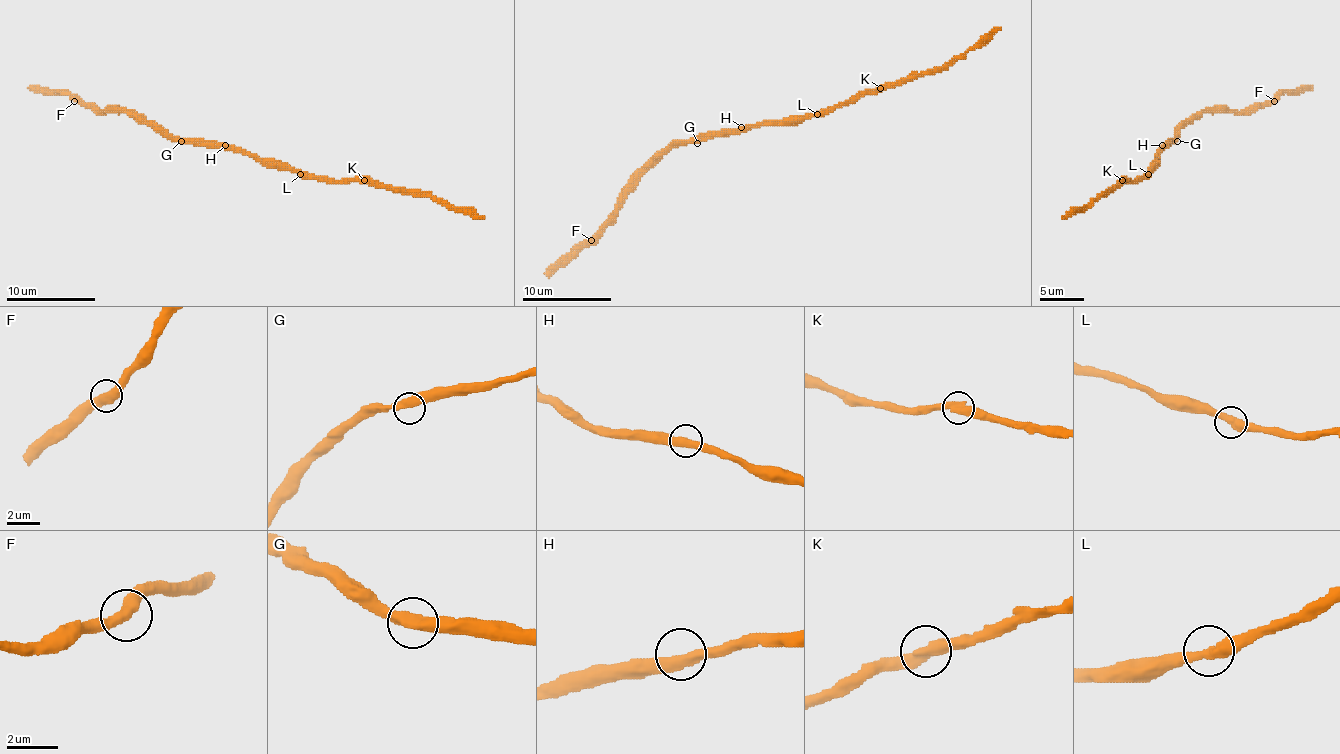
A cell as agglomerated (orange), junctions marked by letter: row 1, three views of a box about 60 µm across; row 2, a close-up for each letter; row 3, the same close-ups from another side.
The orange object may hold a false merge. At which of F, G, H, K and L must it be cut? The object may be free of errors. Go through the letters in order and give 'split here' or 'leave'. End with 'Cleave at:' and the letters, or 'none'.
F: leave
G: leave
H: leave
K: leave
L: leave
Cleave at: none

